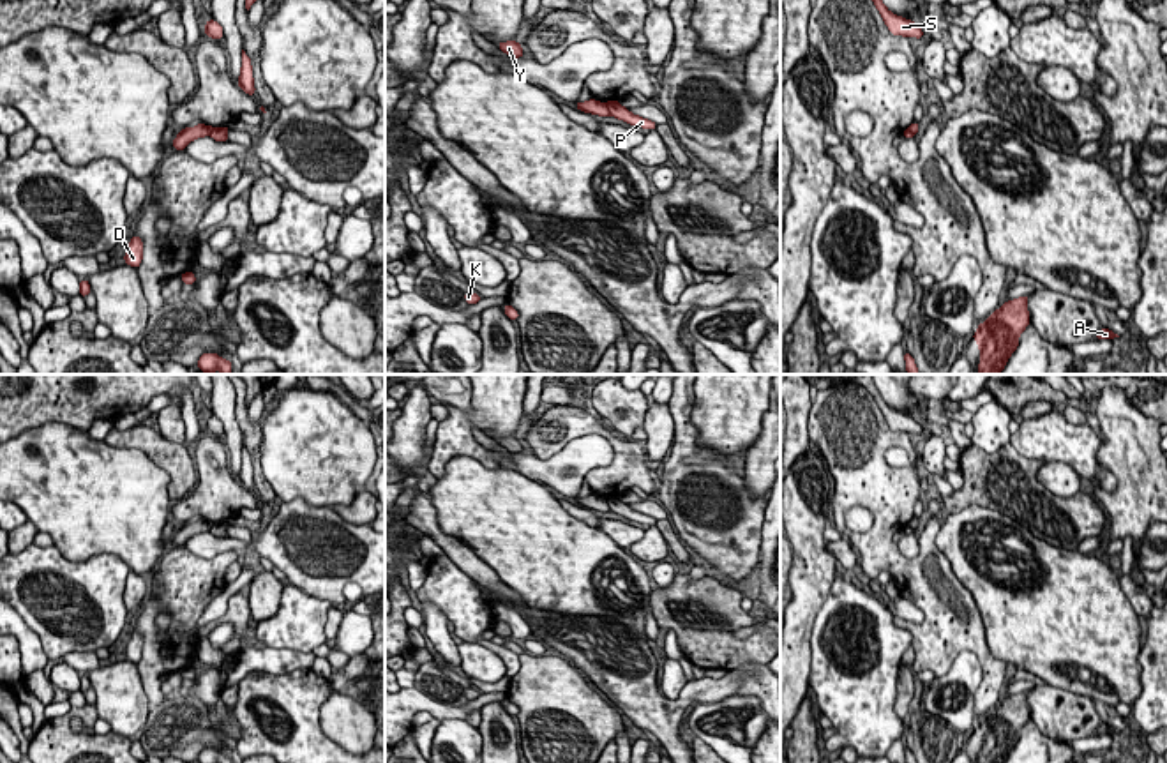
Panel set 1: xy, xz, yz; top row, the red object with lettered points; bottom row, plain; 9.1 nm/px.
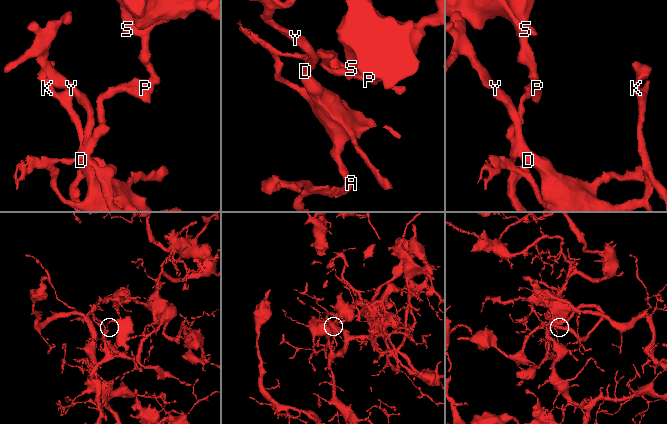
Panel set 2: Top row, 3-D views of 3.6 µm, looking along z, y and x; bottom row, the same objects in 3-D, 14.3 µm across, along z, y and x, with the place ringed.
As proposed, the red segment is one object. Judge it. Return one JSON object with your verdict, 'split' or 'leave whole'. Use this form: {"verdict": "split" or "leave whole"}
{"verdict": "split"}

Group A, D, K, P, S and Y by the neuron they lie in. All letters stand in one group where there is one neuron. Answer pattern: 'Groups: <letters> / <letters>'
Groups: A D K Y / P S

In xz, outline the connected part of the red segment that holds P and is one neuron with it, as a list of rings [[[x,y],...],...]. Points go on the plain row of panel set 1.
[[[609,496],[606,500],[607,500],[607,505],[609,505],[609,510],[614,512],[614,514],[620,514],[620,516],[630,519],[630,521],[636,521],[636,523],[643,523],[643,525],[650,525],[650,526],[657,525],[655,517],[630,509],[618,496]]]

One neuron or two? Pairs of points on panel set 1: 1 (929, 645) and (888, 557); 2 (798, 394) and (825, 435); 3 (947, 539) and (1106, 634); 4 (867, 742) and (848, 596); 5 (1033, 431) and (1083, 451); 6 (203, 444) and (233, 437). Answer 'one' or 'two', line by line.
1: one
2: two
3: one
4: one
5: one
6: two

